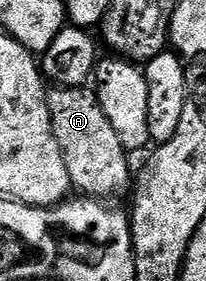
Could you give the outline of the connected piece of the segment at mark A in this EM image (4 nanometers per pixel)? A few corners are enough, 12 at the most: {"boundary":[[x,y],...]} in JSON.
{"boundary":[[87,87],[47,94],[72,186],[128,194],[130,156]]}

